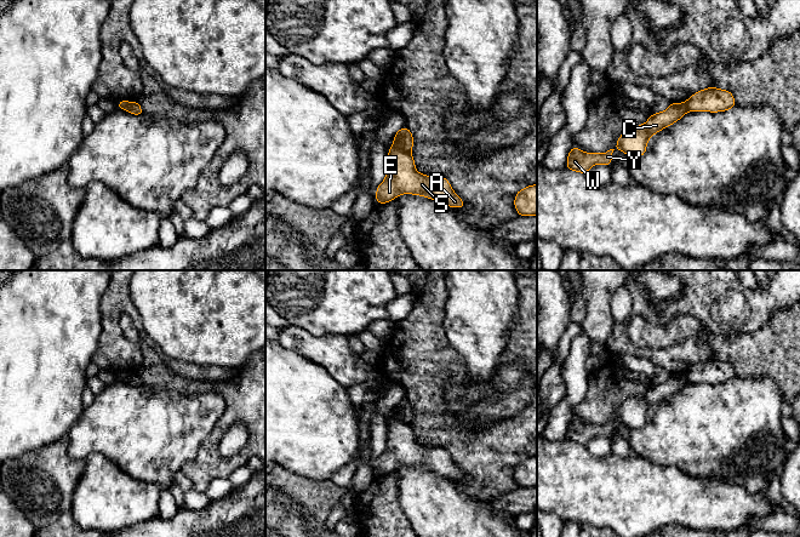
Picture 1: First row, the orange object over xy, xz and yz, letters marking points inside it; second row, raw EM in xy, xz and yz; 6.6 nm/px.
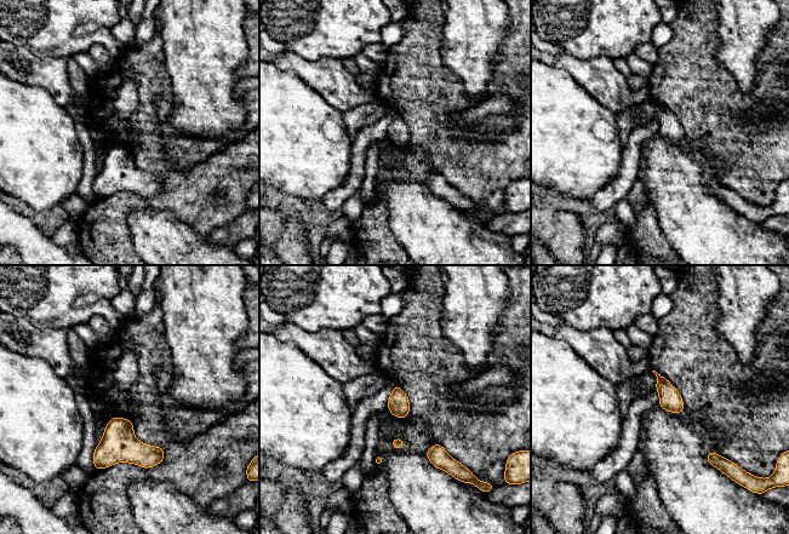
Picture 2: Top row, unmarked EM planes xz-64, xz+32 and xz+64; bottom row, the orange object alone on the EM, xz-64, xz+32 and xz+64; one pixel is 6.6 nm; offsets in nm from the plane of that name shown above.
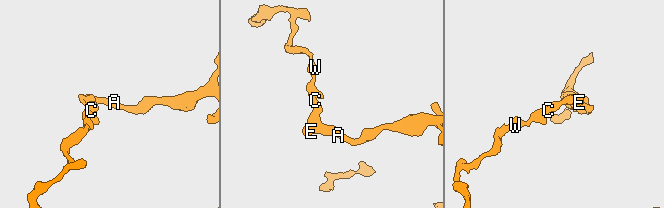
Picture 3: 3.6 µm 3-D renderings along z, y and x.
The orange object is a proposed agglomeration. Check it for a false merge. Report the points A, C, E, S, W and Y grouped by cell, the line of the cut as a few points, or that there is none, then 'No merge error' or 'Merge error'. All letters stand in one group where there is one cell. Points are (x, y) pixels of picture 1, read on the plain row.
Groups: A E S / C W Y. Split along xz (393, 416), (410, 424). Merge error

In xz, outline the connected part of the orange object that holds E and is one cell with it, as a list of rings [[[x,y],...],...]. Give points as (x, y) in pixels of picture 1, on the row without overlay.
[[[390,417],[385,451],[377,458],[376,472],[382,476],[401,465],[425,468],[450,479],[465,480],[445,449],[417,444],[412,425]]]

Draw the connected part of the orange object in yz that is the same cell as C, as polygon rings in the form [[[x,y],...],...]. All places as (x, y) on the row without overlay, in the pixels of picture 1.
[[[686,373],[670,375],[667,382],[651,385],[644,396],[627,400],[618,410],[615,421],[629,429],[641,429],[646,424],[650,409],[680,392],[687,383]]]

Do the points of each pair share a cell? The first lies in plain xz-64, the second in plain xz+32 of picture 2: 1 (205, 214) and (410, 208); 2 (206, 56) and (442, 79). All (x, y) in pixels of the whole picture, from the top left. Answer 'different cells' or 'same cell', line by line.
1: different cells
2: different cells

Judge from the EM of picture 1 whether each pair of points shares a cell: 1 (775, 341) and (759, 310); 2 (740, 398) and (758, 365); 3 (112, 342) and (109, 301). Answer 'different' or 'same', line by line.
1: different
2: different
3: same

